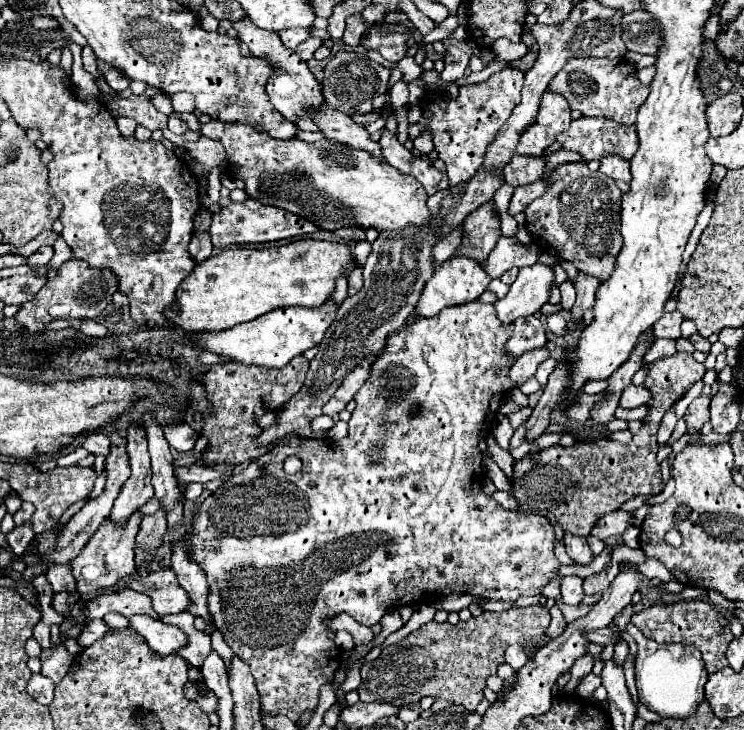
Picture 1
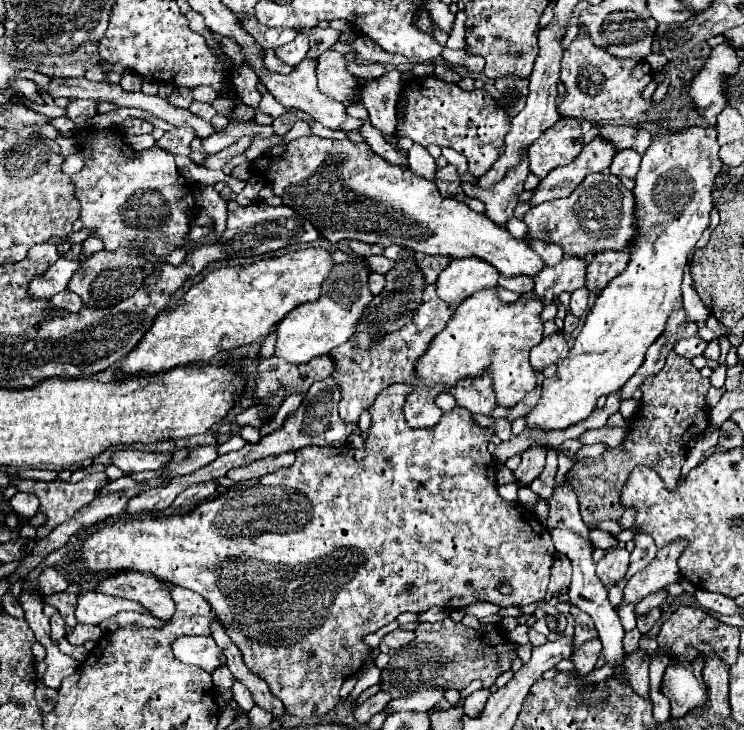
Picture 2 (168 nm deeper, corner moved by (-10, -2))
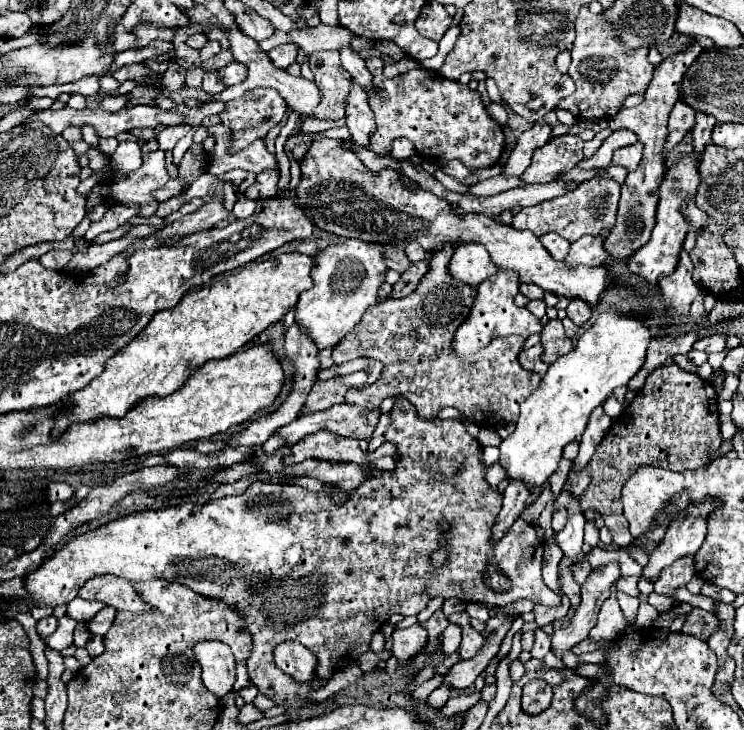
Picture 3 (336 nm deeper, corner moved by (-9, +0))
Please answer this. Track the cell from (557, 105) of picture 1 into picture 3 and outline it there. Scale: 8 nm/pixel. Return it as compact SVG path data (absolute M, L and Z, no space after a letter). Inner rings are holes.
M562 134L562 136L552 136L546 146L534 150L532 164L524 170L520 176L528 184L542 184L542 182L552 182L560 174L572 170L582 158L582 148L584 140L574 134Z

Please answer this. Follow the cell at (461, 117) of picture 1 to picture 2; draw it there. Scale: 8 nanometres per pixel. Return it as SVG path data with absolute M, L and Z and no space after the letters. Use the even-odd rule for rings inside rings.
M413 76L403 82L397 102L397 112L399 110L403 114L397 118L395 136L409 136L421 146L437 144L441 148L453 148L467 158L473 176L483 176L503 154L505 134L509 132L507 110L499 108L485 90L475 88L465 92L457 84L443 82L437 76Z

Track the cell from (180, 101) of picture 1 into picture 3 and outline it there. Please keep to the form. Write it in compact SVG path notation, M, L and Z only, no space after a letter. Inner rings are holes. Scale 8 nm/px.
M210 70L210 72L204 74L202 90L204 92L210 92L210 94L216 94L216 92L222 92L224 90L224 84L220 82L220 78L218 78L218 74L214 70Z

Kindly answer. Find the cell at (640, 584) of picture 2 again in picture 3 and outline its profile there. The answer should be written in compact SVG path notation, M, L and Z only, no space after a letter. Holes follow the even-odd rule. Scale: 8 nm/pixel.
M708 500L700 506L690 506L684 520L668 526L664 540L650 552L648 564L642 568L644 580L652 582L652 578L658 578L666 566L674 564L678 558L694 554L694 550L702 546L706 536L706 516L714 506L720 506L720 502Z

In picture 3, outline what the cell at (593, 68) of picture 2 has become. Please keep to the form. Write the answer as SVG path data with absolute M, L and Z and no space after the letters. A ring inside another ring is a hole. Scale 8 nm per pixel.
M584 4L578 12L578 18L574 22L574 30L576 30L576 40L572 44L572 64L568 68L568 76L574 80L576 84L576 92L570 98L570 106L562 106L566 110L570 110L578 120L588 120L588 118L612 118L614 114L618 114L624 106L626 96L630 94L644 94L648 88L648 82L652 80L652 70L654 66L648 62L648 48L626 48L622 46L612 32L612 26L604 20L602 14L592 14L588 4Z

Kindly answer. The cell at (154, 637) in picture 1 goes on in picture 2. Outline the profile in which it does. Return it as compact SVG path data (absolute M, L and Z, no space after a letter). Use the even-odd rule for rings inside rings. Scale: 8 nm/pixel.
M211 636L179 638L173 644L173 652L181 662L195 664L209 674L213 674L217 668L223 666L223 662L221 662L223 652L217 648L217 644Z

